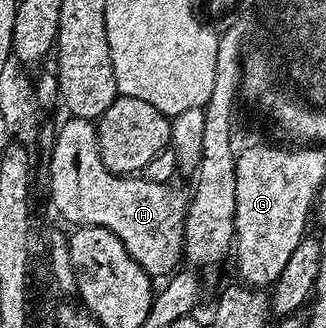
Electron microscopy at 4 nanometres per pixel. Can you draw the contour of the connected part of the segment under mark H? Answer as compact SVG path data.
M77 118L67 119L67 124L57 129L55 138L54 157L52 161L52 169L54 168L54 208L70 223L70 226L85 226L87 228L103 228L112 234L116 234L116 238L120 238L120 242L124 242L124 250L128 250L128 254L132 254L132 258L144 269L151 278L166 278L171 275L183 263L184 253L182 243L184 242L184 222L186 221L186 206L188 203L188 192L182 188L173 188L170 184L161 184L158 180L141 180L141 175L133 176L117 176L115 172L110 172L108 166L104 166L104 162L100 158L100 150L98 149L98 130L97 127L89 120L80 120Z

